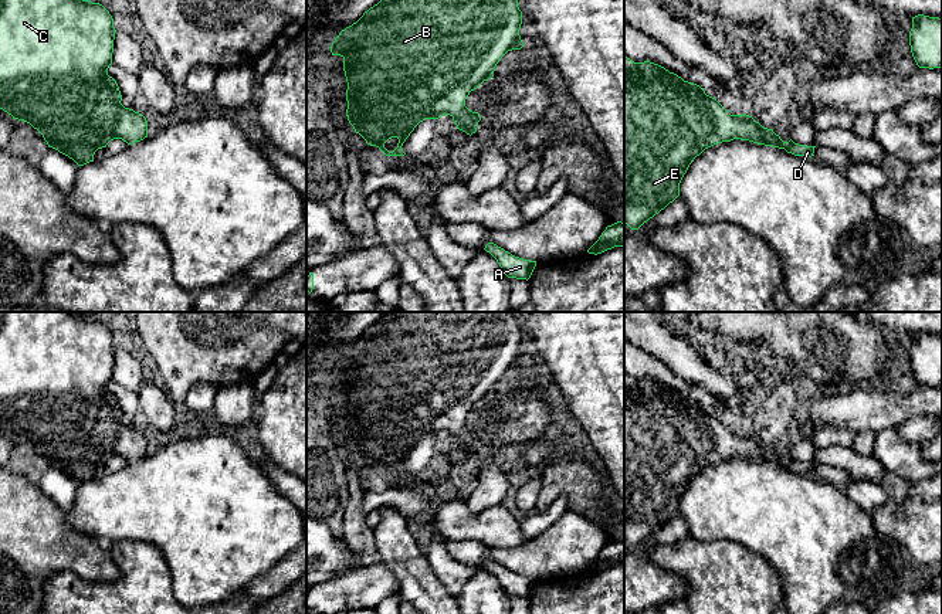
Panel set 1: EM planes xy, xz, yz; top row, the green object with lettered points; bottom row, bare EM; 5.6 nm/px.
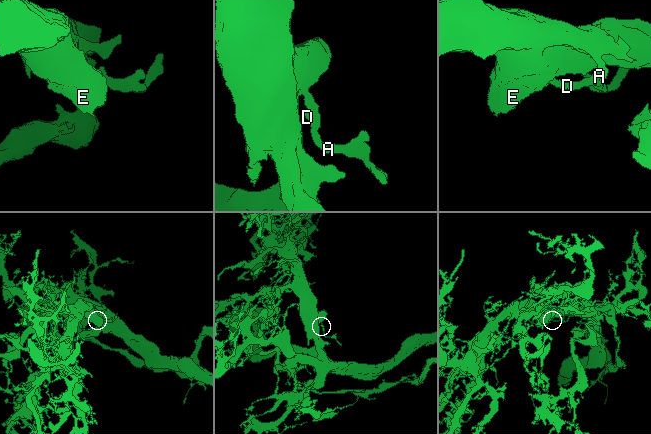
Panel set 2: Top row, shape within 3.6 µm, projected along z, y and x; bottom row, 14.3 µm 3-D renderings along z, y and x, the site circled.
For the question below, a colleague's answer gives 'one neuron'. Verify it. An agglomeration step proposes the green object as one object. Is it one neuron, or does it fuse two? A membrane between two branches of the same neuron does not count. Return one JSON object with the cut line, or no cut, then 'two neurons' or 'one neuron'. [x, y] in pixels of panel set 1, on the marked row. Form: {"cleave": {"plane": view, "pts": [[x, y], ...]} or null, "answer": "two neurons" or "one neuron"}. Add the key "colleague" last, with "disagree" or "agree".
{"cleave": null, "answer": "one neuron", "colleague": "agree"}

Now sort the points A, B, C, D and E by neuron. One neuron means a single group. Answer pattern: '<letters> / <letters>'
A B C D E

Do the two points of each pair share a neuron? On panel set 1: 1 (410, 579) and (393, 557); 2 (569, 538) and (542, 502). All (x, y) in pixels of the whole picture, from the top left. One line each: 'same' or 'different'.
1: same
2: different

